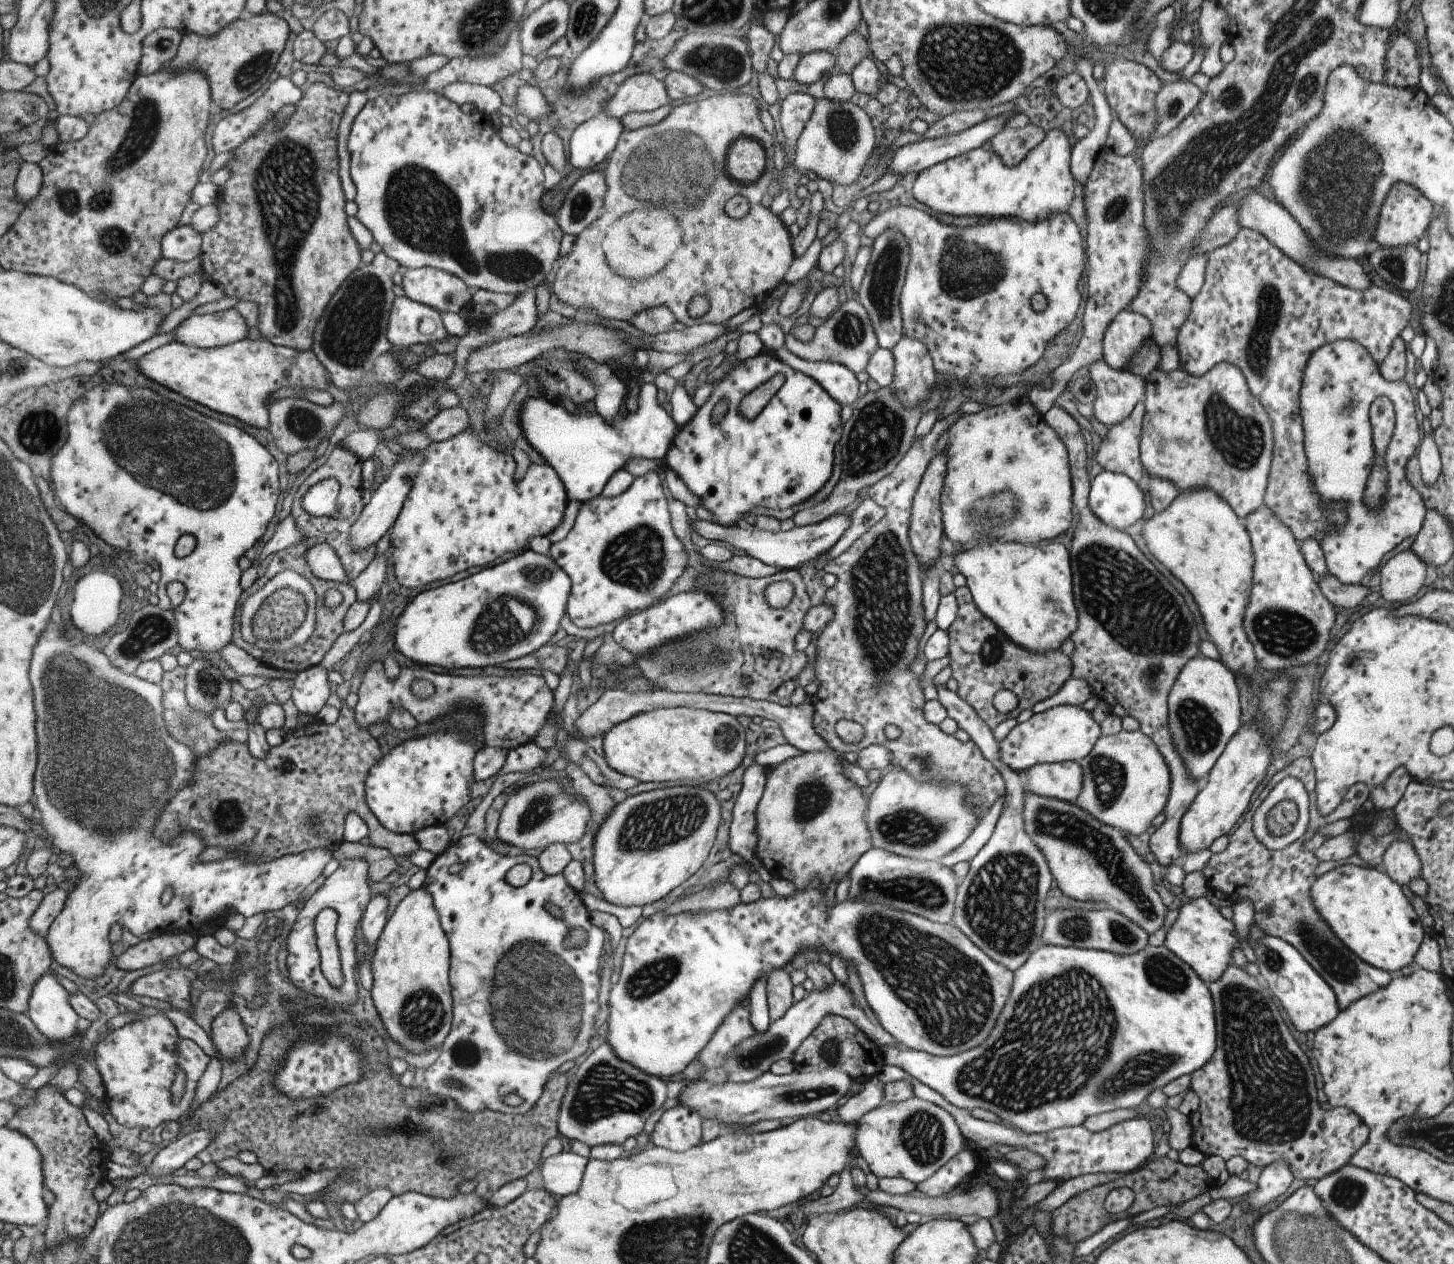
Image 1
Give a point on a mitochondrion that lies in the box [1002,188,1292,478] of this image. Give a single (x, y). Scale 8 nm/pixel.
(1238, 439)

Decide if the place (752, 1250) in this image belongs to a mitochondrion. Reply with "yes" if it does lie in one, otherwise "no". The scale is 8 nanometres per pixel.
yes

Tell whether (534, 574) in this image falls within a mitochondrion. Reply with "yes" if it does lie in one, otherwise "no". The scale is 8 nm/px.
yes

